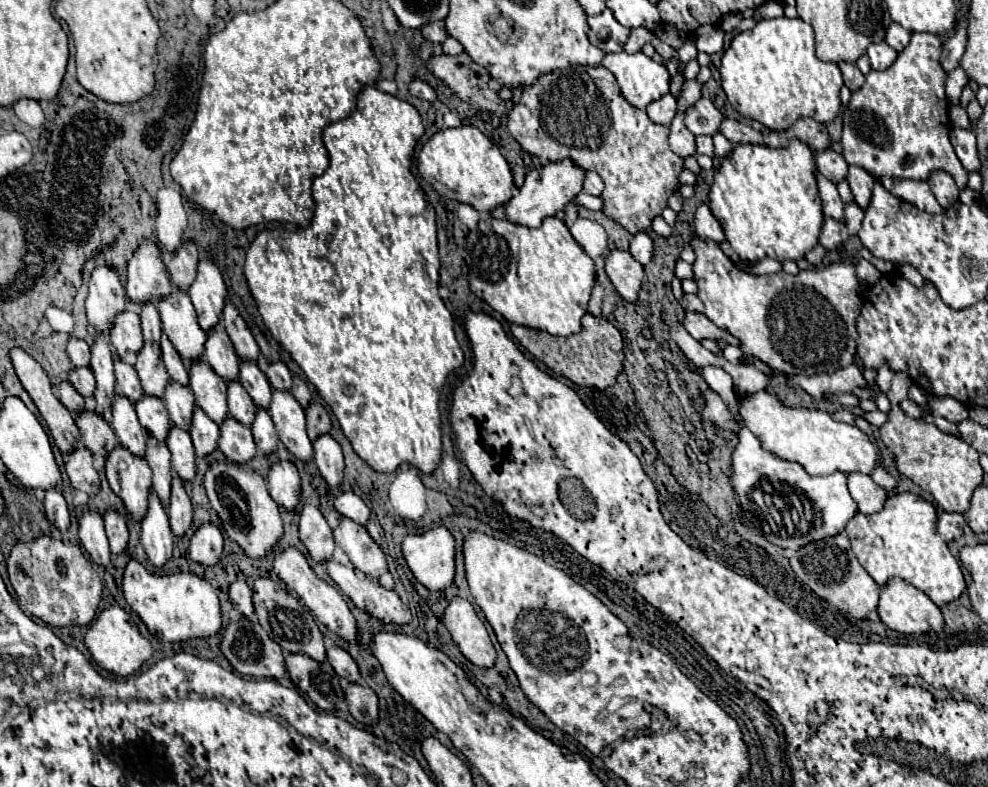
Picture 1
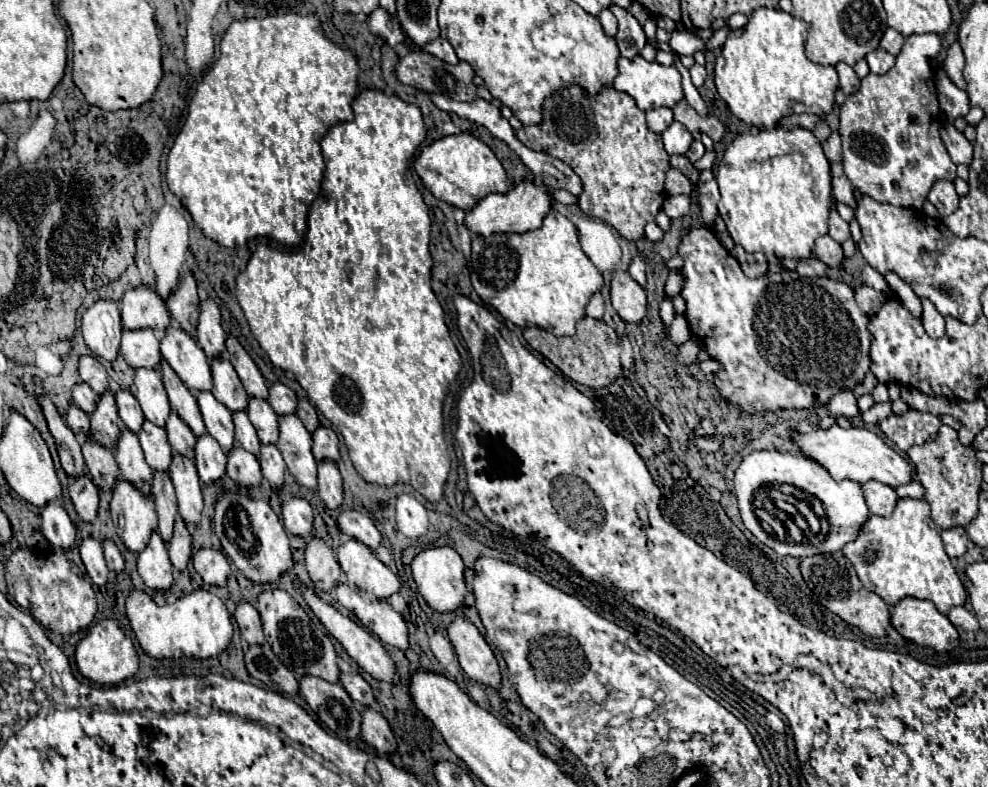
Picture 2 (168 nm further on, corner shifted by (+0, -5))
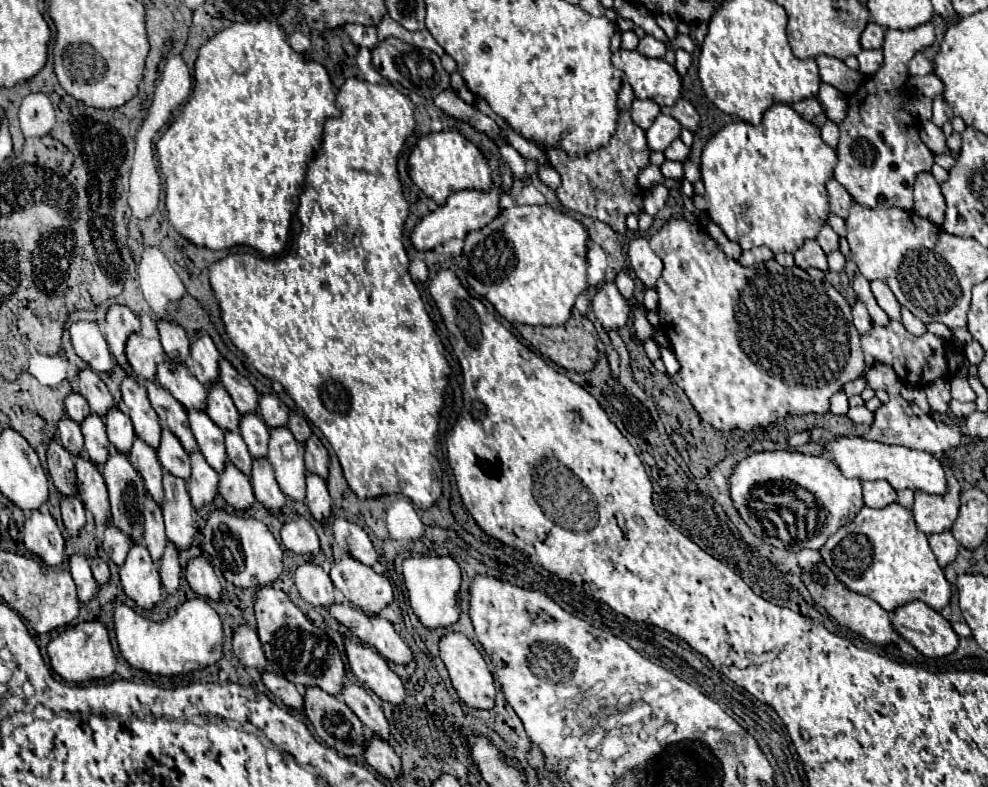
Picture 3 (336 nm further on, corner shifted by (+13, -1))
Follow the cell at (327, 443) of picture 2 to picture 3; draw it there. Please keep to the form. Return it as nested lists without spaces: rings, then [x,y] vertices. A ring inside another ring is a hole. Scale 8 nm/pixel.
[[[312,434],[306,440],[306,454],[304,454],[304,462],[306,462],[306,470],[320,474],[322,478],[328,476],[328,450],[324,448],[322,440]]]

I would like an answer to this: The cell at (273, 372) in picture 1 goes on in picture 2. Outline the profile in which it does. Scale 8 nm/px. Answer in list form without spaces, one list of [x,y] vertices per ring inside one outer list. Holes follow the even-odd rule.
[[[277,382],[269,388],[269,398],[267,402],[271,404],[271,408],[279,414],[279,416],[285,416],[285,414],[293,414],[295,408],[297,408],[297,396],[291,388],[287,388],[285,384]]]

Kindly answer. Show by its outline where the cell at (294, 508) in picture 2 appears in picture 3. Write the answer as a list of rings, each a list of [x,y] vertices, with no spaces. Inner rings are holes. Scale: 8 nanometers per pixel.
[[[294,514],[288,522],[282,524],[280,536],[284,546],[300,556],[312,556],[320,548],[320,542],[312,524],[302,514]]]

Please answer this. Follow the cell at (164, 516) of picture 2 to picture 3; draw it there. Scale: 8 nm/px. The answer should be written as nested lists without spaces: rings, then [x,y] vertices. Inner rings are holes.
[[[146,496],[144,502],[144,544],[150,550],[154,562],[158,562],[160,556],[164,554],[166,534],[164,534],[162,508],[152,500],[152,496]]]

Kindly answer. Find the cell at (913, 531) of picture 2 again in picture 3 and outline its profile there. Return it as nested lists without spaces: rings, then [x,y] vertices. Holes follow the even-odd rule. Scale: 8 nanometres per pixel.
[[[896,502],[880,510],[864,506],[852,522],[828,538],[820,554],[838,580],[872,598],[886,612],[912,600],[922,600],[940,612],[950,602],[952,588],[928,546],[928,536],[916,528],[912,512]]]

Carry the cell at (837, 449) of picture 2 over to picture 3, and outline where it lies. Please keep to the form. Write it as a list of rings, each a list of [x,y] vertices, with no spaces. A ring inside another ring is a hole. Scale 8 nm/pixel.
[[[840,436],[826,444],[826,452],[834,458],[834,464],[848,478],[858,480],[886,480],[894,490],[924,490],[928,494],[944,494],[946,492],[946,476],[942,464],[936,456],[928,452],[910,450],[904,446],[886,446],[880,442],[864,440],[860,436]]]

